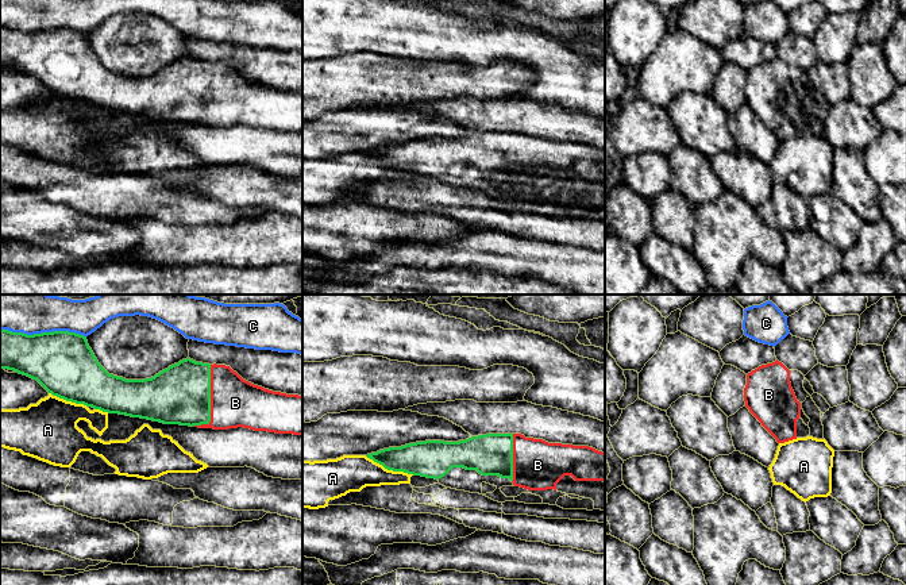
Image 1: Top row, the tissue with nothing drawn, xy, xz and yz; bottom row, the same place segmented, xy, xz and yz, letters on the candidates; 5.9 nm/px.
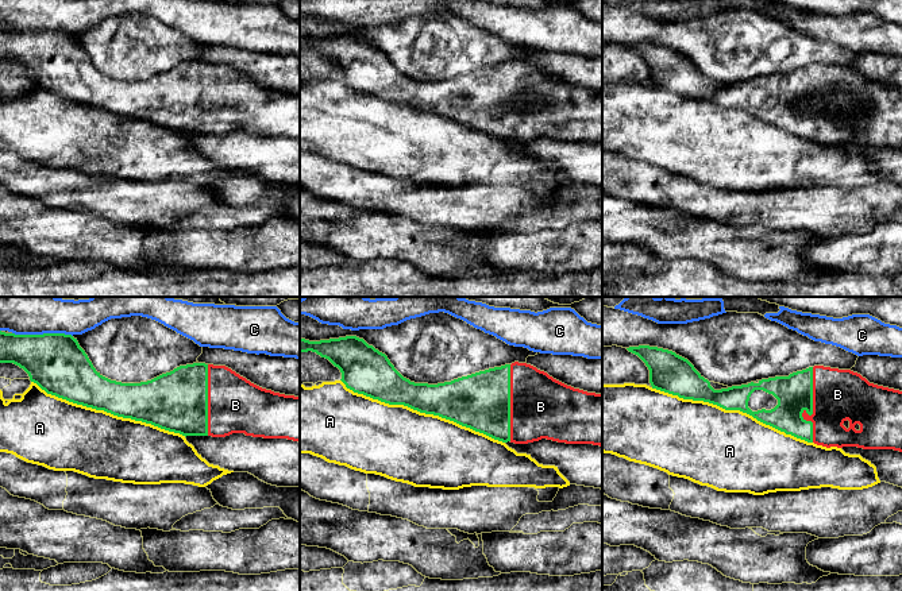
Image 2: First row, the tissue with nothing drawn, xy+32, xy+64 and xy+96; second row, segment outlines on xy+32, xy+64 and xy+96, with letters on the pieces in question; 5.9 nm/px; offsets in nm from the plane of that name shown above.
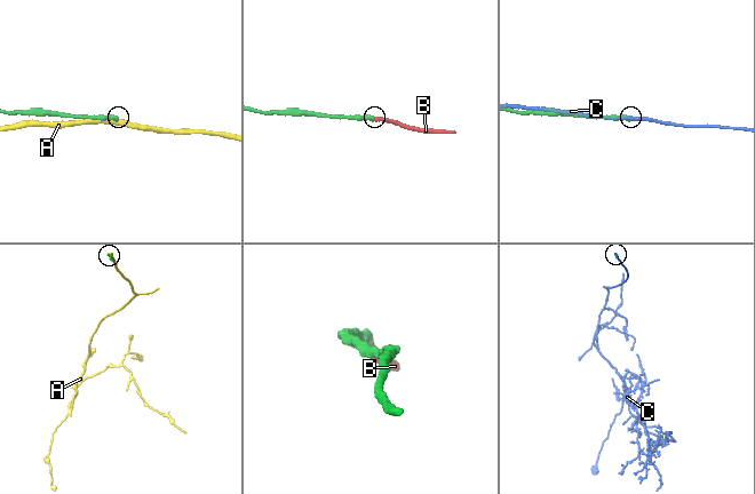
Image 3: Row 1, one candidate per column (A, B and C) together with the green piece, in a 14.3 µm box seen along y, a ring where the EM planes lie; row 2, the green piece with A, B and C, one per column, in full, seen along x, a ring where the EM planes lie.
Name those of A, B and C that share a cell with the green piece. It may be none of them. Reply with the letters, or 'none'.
B

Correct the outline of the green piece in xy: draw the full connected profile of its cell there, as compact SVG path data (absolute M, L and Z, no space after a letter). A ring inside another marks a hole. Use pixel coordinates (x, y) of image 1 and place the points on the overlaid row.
M0 330L0 369L36 380L53 396L108 413L198 428L243 427L302 435L302 396L254 385L225 365L209 365L186 358L151 378L126 380L109 374L99 363L84 335L69 331L27 335Z

